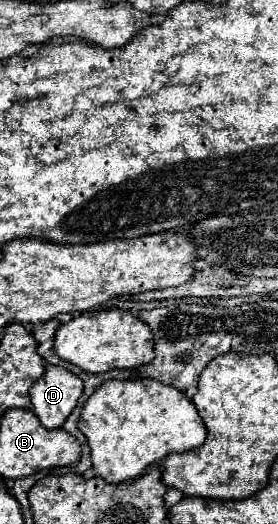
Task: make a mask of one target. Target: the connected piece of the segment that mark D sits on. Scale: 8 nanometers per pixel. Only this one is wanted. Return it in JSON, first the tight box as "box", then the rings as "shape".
{"box":[31,366,83,428],"shape":[[[45,366],[45,374],[31,386],[33,412],[45,428],[61,428],[83,394],[83,380],[59,366]]]}

